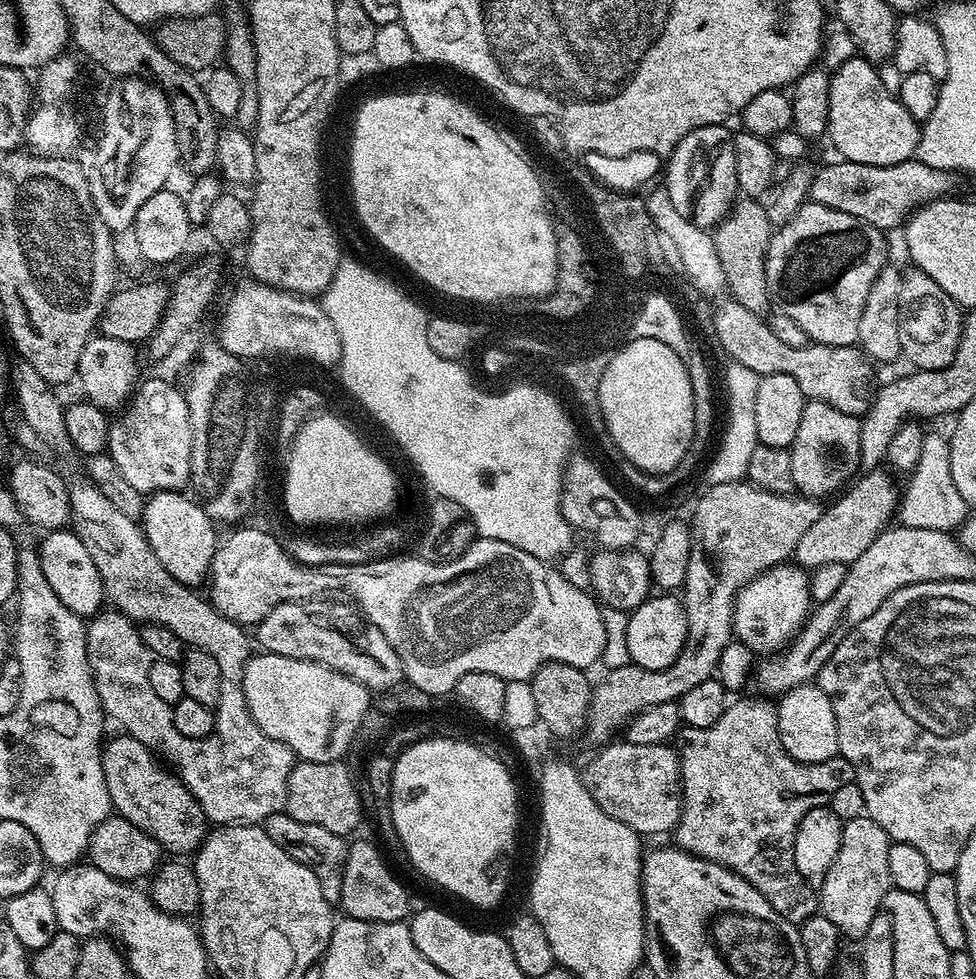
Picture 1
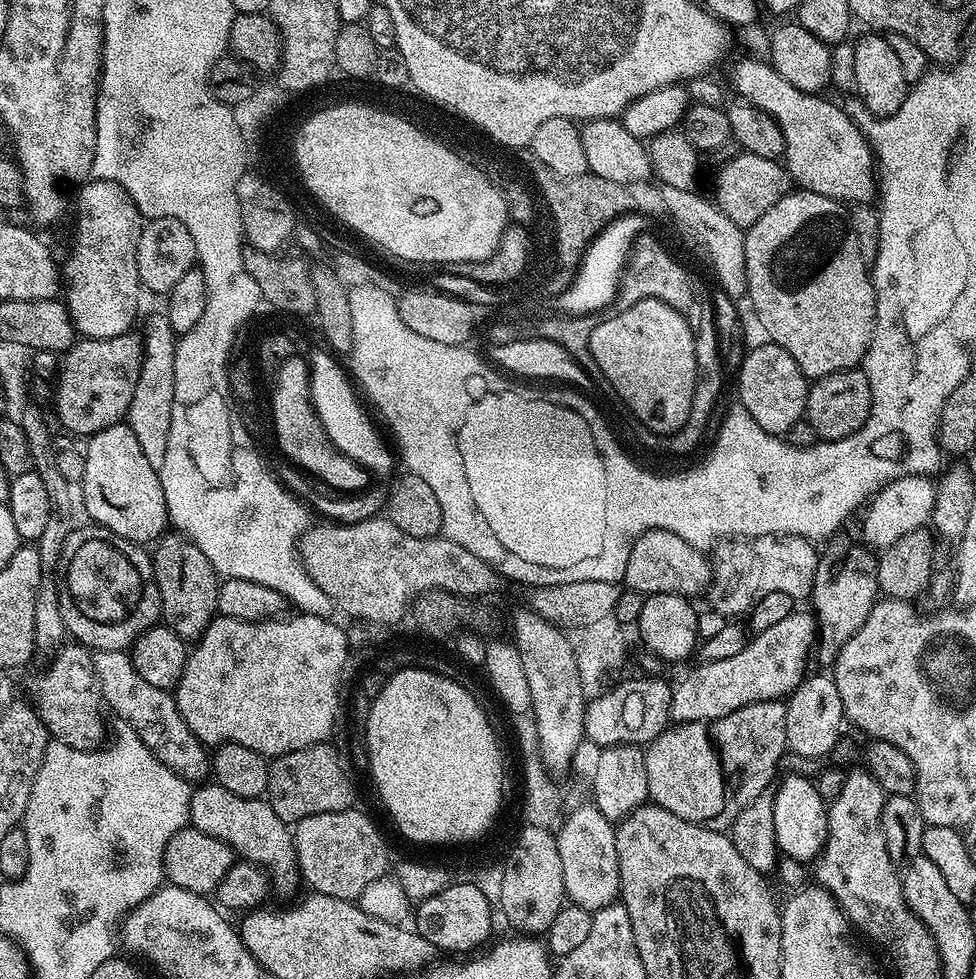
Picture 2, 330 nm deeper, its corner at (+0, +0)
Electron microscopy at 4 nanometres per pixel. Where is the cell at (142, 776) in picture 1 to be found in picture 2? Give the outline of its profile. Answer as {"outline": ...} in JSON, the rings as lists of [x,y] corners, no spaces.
{"outline":[[[65,643],[64,647],[47,661],[48,669],[38,673],[29,682],[28,692],[32,695],[32,707],[42,718],[53,741],[77,748],[80,752],[91,752],[105,743],[104,716],[100,713],[102,697],[93,657],[89,649],[76,644]]]}

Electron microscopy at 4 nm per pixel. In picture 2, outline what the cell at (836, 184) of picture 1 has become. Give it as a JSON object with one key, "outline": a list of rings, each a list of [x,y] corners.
{"outline":[[[737,151],[737,156],[732,156],[720,168],[716,176],[716,196],[714,203],[716,207],[730,218],[739,228],[749,229],[774,202],[778,202],[789,192],[793,191],[794,185],[788,169],[784,167],[779,159],[760,158],[756,154]]]}

